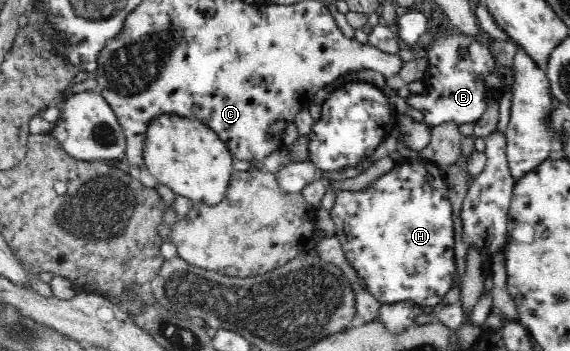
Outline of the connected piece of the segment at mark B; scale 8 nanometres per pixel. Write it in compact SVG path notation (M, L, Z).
M457 29L450 34L442 33L442 38L430 46L427 58L430 61L430 66L426 69L422 80L425 85L432 89L432 92L426 94L418 94L409 92L405 98L405 103L408 105L408 110L413 113L421 113L423 122L431 127L445 123L446 121L475 124L481 119L481 115L485 111L485 105L495 95L500 96L504 89L499 87L497 91L488 87L485 82L481 81L483 75L491 73L493 69L493 53L486 46L483 46L473 37L459 32Z

